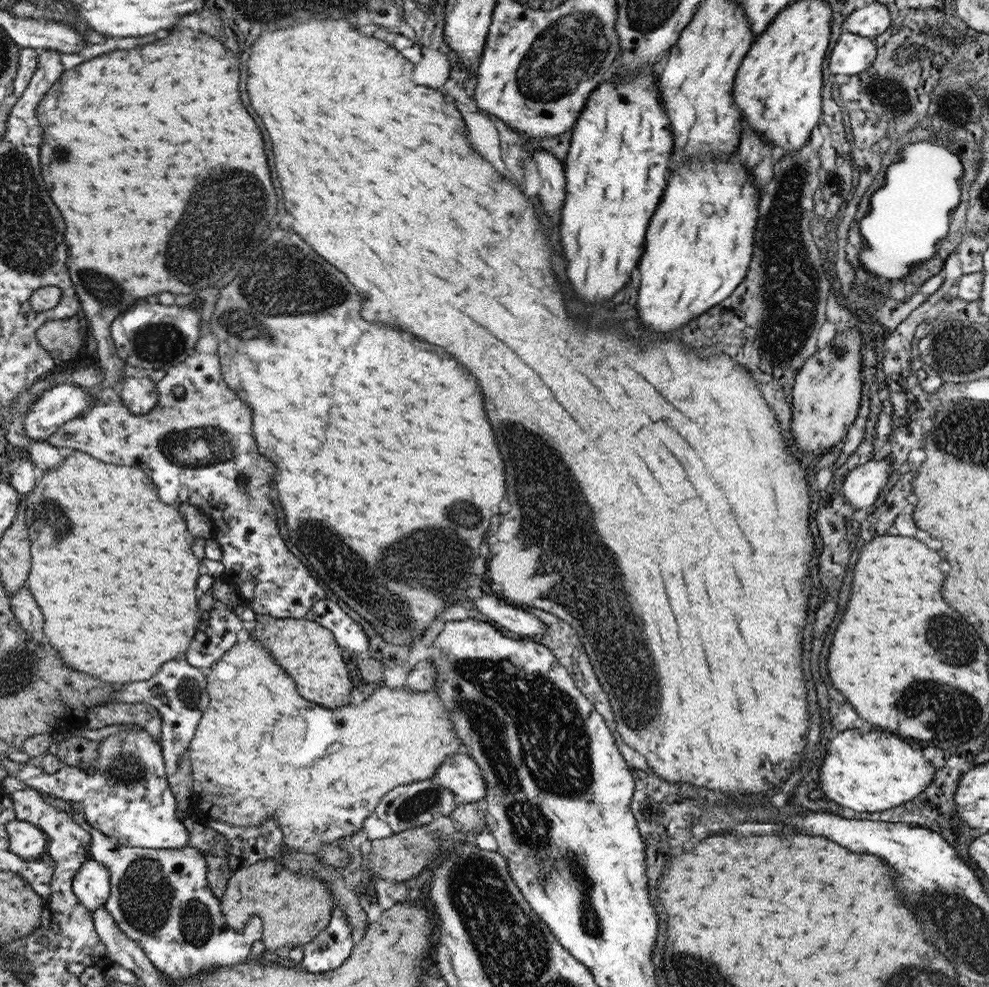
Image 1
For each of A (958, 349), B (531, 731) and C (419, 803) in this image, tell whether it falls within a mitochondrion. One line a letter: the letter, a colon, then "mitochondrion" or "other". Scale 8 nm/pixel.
A: mitochondrion
B: mitochondrion
C: mitochondrion

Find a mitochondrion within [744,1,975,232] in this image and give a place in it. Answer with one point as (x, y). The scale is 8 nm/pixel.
(887, 92)

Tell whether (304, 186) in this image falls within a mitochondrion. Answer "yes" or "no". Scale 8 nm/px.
no

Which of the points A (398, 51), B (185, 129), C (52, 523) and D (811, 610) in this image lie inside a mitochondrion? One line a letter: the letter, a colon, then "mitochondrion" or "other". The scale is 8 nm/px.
A: other
B: other
C: mitochondrion
D: other

